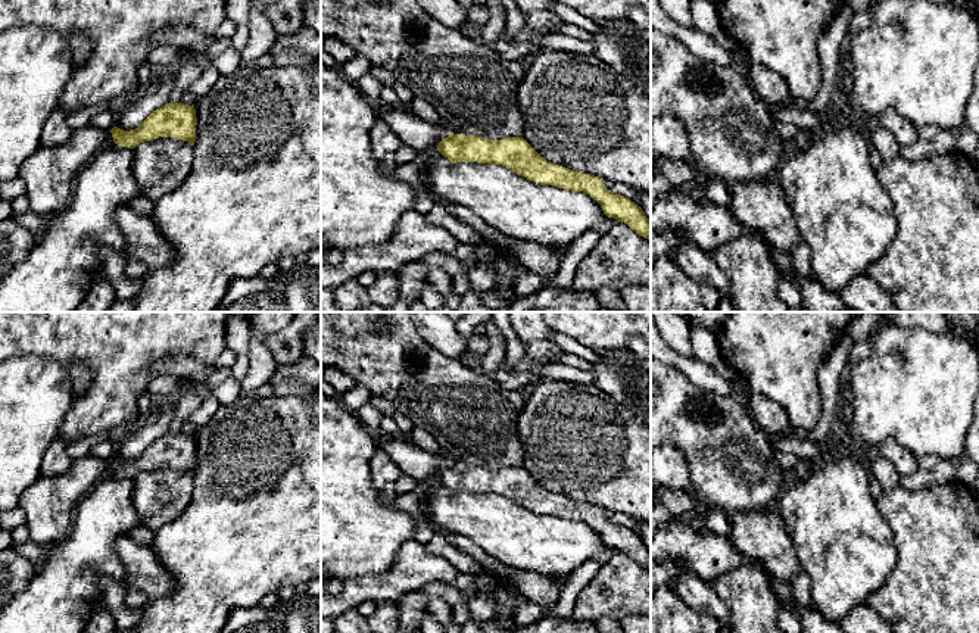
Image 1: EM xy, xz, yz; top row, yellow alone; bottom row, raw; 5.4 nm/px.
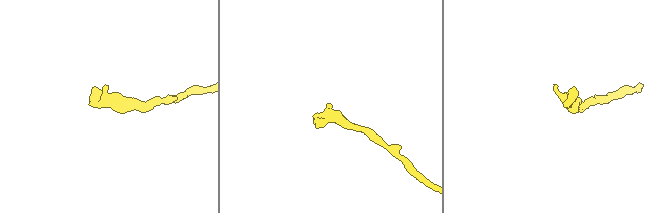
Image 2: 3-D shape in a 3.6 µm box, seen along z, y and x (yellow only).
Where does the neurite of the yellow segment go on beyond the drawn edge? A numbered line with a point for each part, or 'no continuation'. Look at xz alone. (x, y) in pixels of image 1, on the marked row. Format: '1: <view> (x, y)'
1: xz (412, 131)

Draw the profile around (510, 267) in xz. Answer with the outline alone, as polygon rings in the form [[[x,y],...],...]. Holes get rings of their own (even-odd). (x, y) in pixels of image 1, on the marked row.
[[[498,256],[486,265],[490,266],[496,275],[508,277],[509,280],[515,280],[529,272],[527,268],[512,256]]]

